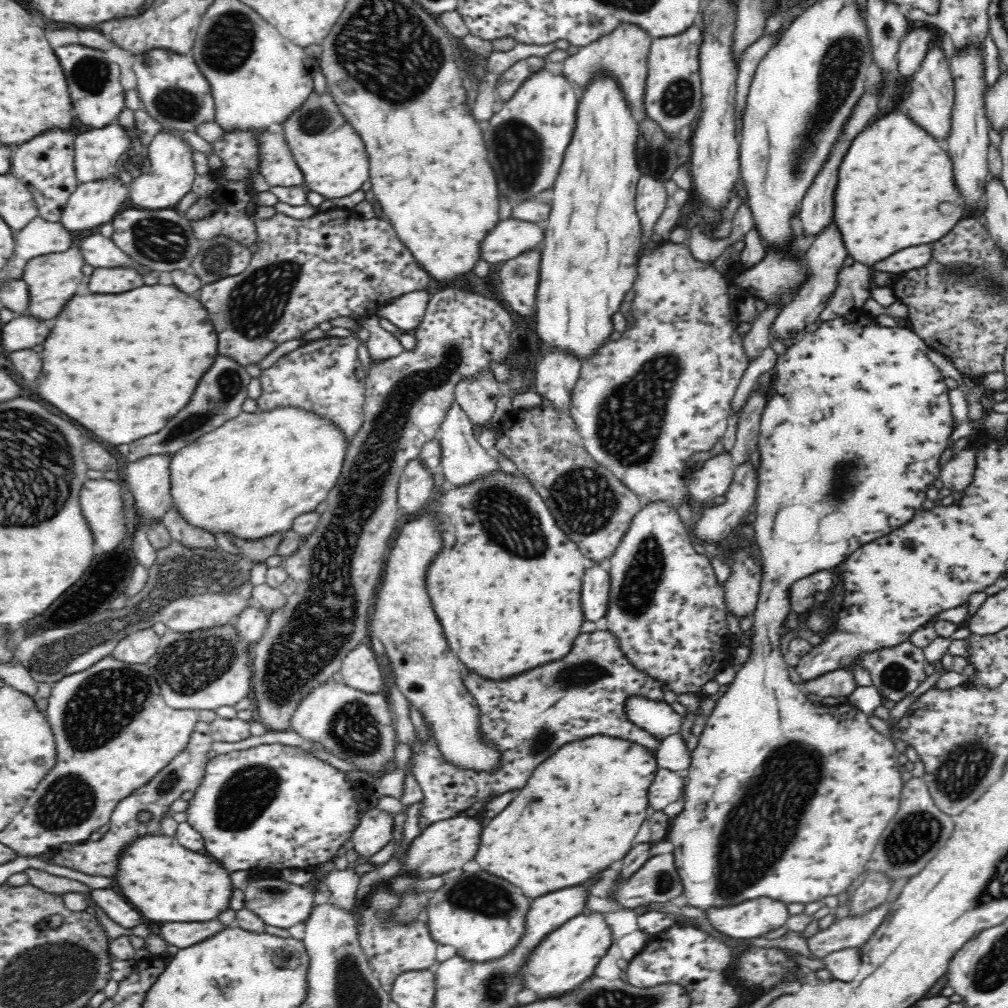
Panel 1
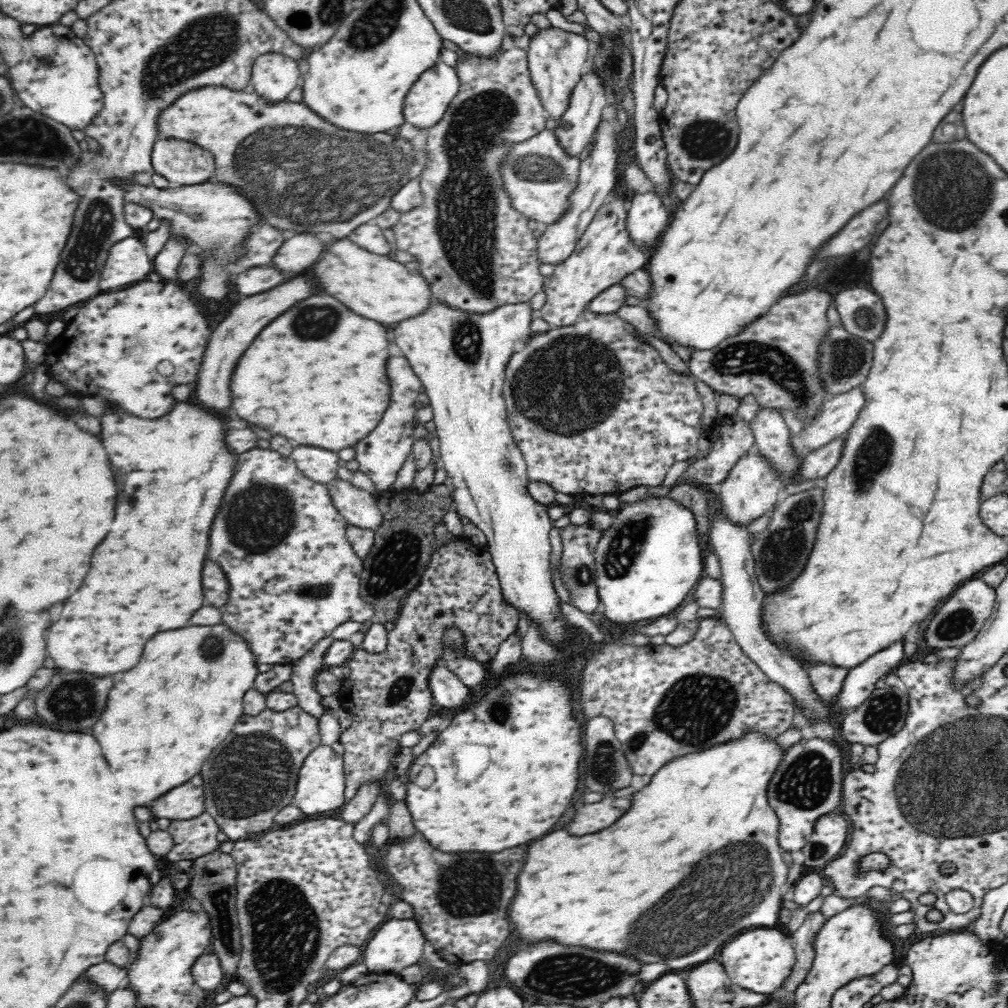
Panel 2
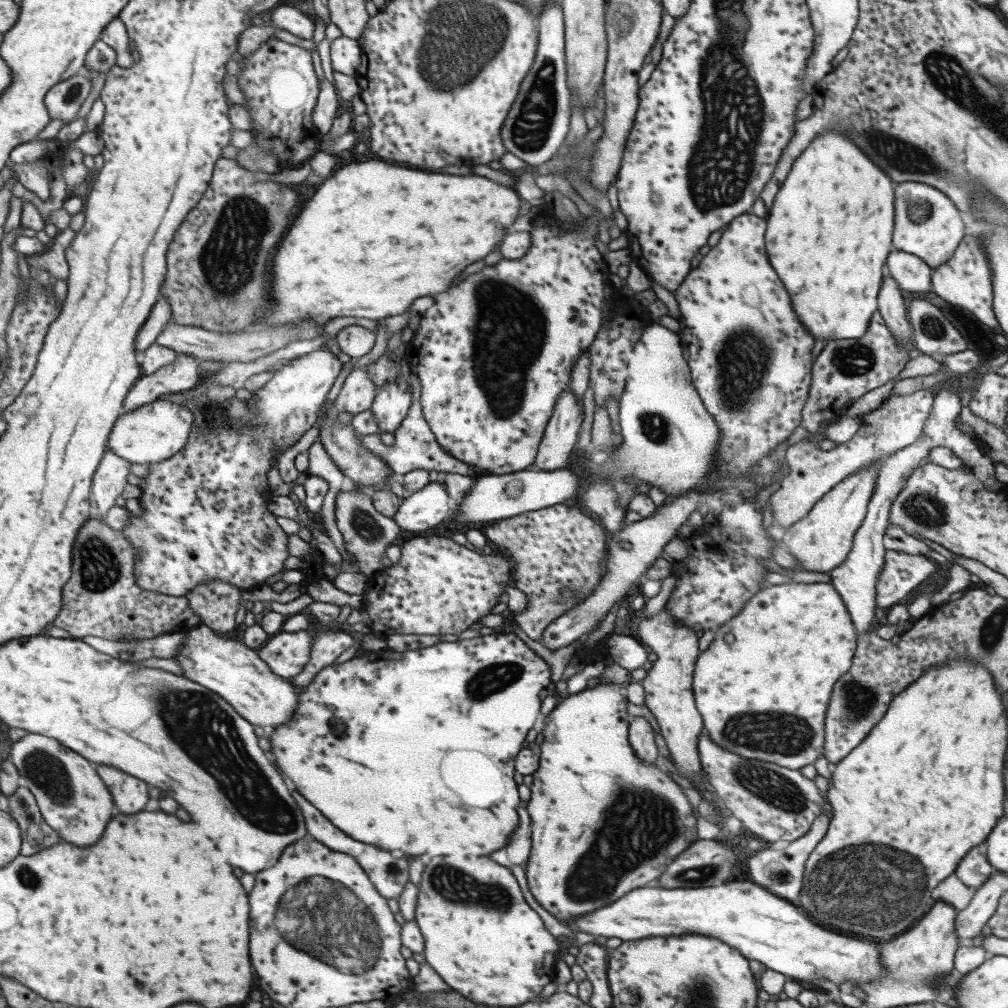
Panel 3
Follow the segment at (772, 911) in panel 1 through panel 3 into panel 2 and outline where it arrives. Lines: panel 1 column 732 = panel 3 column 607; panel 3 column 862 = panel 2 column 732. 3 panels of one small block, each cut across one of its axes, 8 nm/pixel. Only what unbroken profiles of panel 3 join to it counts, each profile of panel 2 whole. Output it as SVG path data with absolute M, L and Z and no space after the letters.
M774 927L750 930L730 940L720 950L720 962L724 964L728 976L732 978L734 984L738 984L738 987L758 994L770 995L772 992L777 992L792 973L796 963L793 942L791 935L786 936Z

